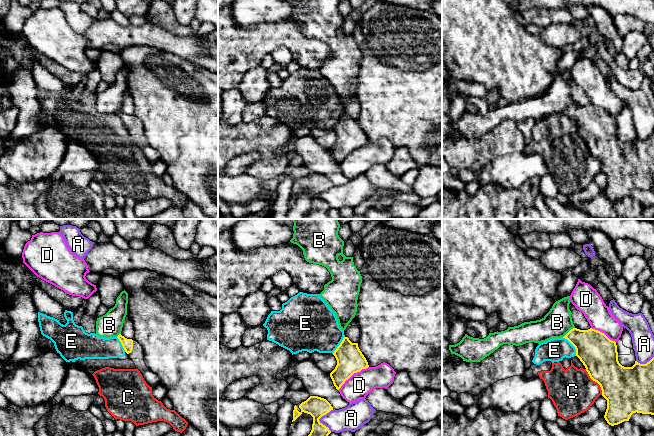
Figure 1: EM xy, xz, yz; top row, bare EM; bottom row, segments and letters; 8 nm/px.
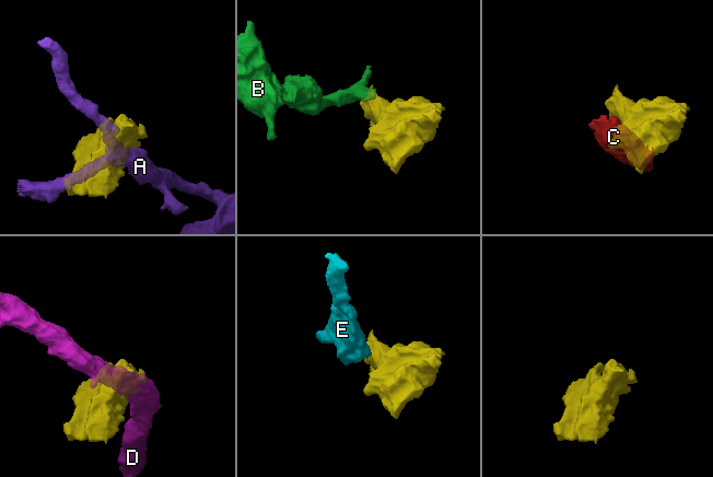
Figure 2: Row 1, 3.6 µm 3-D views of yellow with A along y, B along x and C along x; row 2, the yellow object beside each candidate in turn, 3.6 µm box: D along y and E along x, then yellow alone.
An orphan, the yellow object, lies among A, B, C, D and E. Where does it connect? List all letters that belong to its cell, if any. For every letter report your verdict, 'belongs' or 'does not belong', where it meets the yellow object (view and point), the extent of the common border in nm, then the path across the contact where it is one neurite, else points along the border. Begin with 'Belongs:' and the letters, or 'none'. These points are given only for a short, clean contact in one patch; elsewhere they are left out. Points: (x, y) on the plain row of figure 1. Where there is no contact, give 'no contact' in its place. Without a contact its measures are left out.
Belongs: none
A: does not belong; contact xz (319, 194); length 190 nm; border xz (333, 185), (319, 195), (330, 207)
B: does not belong; contact yz (568, 108); length 130 nm; border yz (574, 103), (563, 113)
C: does not belong; contact yz (595, 157); length 240 nm
D: does not belong; contact xz (352, 150); length 320 nm
E: does not belong; contact yz (572, 120); length 190 nm; border yz (562, 113), (574, 123), (576, 131)

